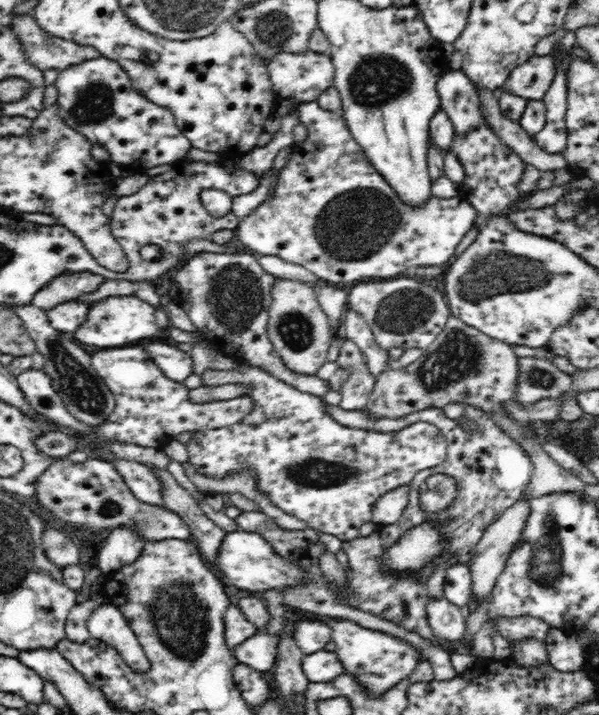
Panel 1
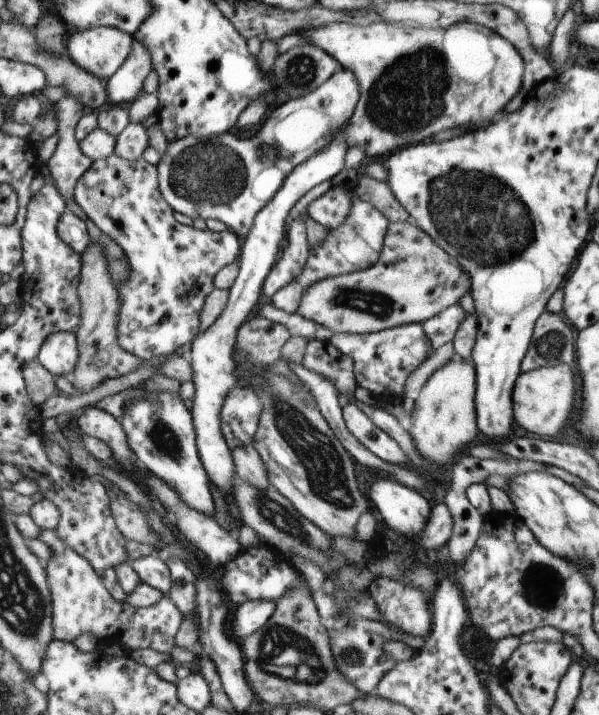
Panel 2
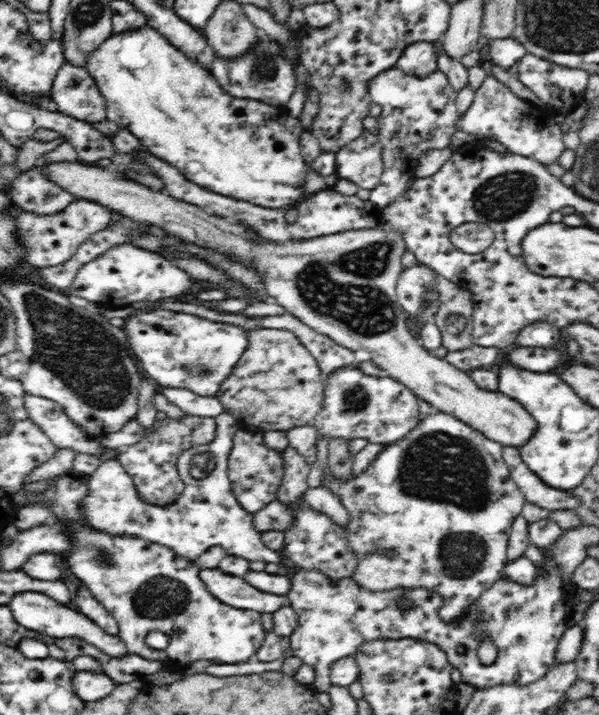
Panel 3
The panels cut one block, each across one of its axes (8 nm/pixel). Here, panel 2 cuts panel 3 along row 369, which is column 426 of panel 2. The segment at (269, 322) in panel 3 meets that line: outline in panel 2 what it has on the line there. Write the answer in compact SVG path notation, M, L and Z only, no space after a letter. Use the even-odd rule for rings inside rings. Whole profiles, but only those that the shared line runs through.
M452 304L421 323L422 332L425 338L429 338L429 346L433 351L452 340L457 332L457 326L465 318L465 313L458 304Z

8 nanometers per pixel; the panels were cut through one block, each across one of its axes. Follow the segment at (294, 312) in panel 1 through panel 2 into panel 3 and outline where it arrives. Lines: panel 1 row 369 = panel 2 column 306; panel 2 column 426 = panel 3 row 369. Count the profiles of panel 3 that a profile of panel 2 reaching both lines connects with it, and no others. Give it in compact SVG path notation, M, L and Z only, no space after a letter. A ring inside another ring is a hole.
M264 328L250 330L248 336L248 348L240 357L232 374L221 384L216 397L223 404L225 410L230 413L239 424L246 423L263 431L279 430L287 431L292 426L312 425L314 417L323 407L325 397L325 380L320 373L320 367L316 359L298 338L288 330L276 330Z

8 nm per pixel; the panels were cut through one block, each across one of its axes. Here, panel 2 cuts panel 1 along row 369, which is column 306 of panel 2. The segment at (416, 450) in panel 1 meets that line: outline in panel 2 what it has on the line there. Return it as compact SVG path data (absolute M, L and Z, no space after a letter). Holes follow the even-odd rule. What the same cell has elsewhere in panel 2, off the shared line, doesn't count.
M331 186L327 192L311 200L305 208L307 220L322 224L327 229L334 229L347 218L349 196L341 186ZM295 218L289 226L282 249L277 254L278 259L261 285L263 296L272 297L280 288L287 286L288 282L295 280L307 262L310 249L307 246L305 224Z

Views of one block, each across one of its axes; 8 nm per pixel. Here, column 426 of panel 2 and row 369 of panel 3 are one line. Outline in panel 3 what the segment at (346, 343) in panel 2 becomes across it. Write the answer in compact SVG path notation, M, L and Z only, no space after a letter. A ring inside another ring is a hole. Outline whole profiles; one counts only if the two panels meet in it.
M354 365L327 376L323 407L313 425L324 438L365 438L381 445L402 440L420 421L419 398L404 385L388 378L362 373Z

